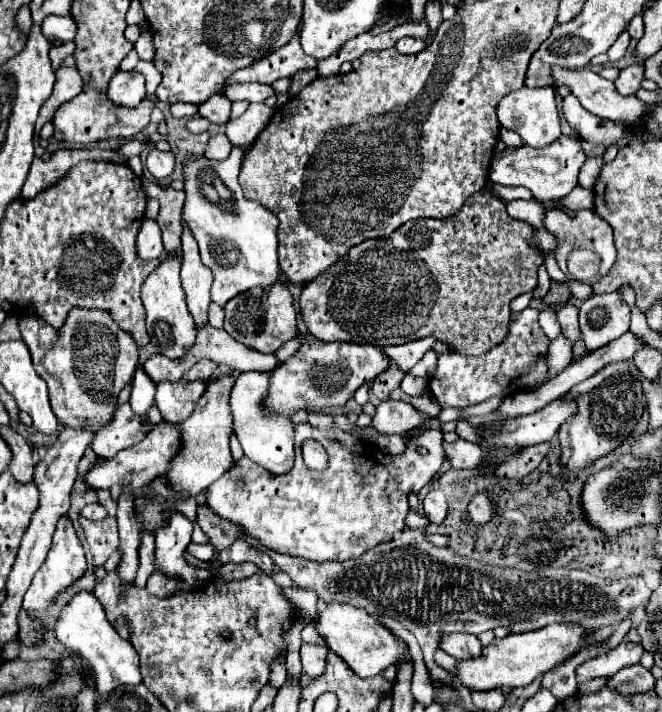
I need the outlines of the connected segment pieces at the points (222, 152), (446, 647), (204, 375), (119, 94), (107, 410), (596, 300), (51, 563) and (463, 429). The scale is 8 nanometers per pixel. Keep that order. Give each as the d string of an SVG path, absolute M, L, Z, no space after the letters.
M218 133L218 135L210 137L210 141L204 147L204 155L217 161L226 159L230 155L230 151L232 151L232 145L230 145L230 141L224 133Z
M456 633L456 635L442 635L438 641L438 647L452 655L454 659L470 659L470 657L480 657L482 645L476 635L468 633Z
M200 359L200 363L196 363L190 371L186 371L184 379L186 381L208 381L212 375L214 375L214 369L216 369L216 363L212 363L210 359Z
M118 71L110 79L108 97L122 107L136 107L146 97L144 75L136 71Z
M74 307L60 329L44 323L38 315L20 317L20 331L30 349L36 373L48 383L52 411L58 421L76 429L80 429L80 425L90 425L96 431L110 423L118 393L130 383L138 365L140 347L136 347L132 335L120 331L108 311L86 307Z
M616 291L594 295L580 307L580 329L590 351L604 347L630 329L630 305Z
M64 515L64 517L60 517L60 521L56 525L48 557L46 557L44 565L36 571L36 575L32 579L32 585L24 595L22 607L28 611L46 611L46 609L50 609L54 599L86 573L86 567L88 565L86 565L86 555L84 555L82 541L76 535L76 529L74 529L70 517Z
M460 417L460 419L458 419L456 433L460 435L460 439L466 439L466 441L472 441L472 443L478 443L476 427L474 427L474 425L468 425L468 423L466 423L466 419L468 419L468 417Z

